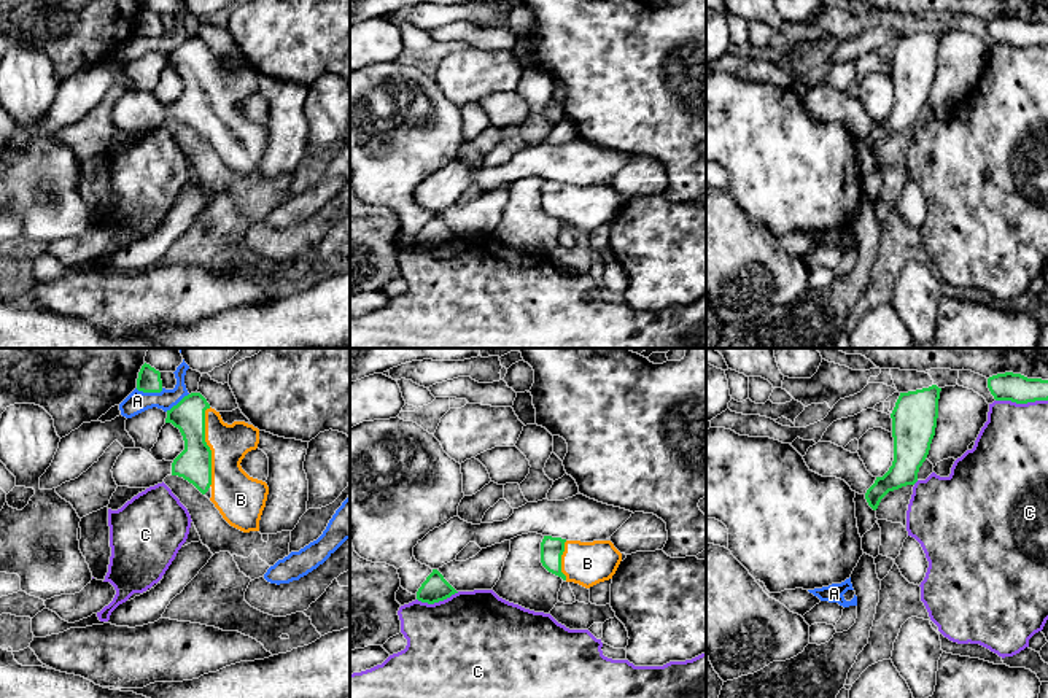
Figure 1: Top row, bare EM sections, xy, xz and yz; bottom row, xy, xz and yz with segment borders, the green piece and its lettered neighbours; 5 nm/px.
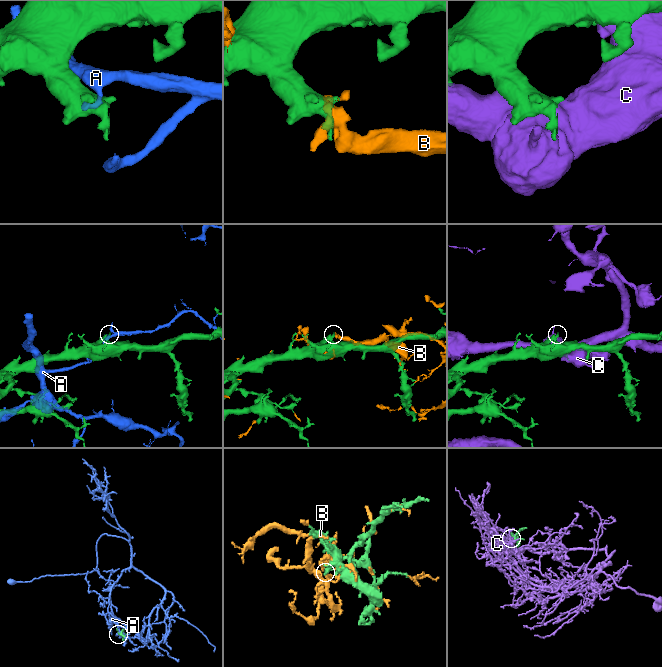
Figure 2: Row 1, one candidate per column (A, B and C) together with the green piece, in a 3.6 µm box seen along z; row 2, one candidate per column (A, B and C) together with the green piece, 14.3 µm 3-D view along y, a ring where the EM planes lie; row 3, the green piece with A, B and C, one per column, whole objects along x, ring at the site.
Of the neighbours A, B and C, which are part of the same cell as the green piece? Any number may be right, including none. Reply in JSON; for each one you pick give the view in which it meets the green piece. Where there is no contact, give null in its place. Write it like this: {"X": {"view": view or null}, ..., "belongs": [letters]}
{"B": {"view": "xy"}, "belongs": ["B"]}

